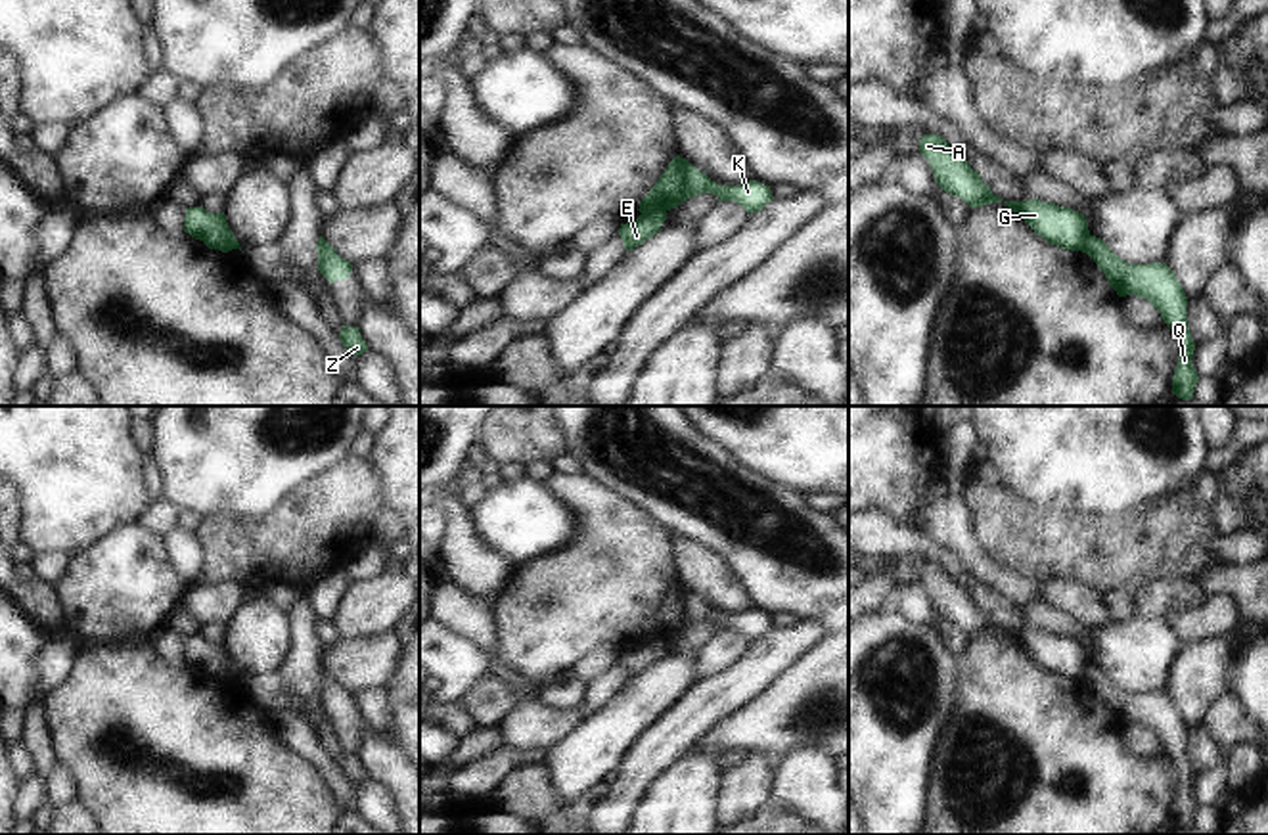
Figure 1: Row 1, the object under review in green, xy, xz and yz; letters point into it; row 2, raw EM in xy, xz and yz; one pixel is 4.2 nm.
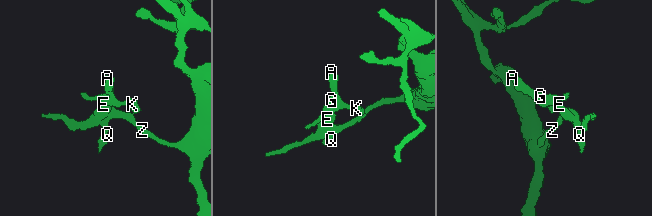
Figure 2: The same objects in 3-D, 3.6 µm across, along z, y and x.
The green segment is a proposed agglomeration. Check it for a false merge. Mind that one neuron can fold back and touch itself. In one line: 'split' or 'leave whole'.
split

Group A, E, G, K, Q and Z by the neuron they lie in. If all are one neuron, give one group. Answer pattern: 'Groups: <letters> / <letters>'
Groups: A G K / E Q Z

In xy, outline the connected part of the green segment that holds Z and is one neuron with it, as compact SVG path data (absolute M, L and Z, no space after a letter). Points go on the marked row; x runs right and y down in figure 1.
M343 326L339 339L341 339L343 347L349 352L352 352L354 356L360 356L362 352L368 350L368 345L360 335L360 327Z

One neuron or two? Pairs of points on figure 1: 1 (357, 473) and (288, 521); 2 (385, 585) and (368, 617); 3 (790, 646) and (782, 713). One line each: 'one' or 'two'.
1: one
2: one
3: two

